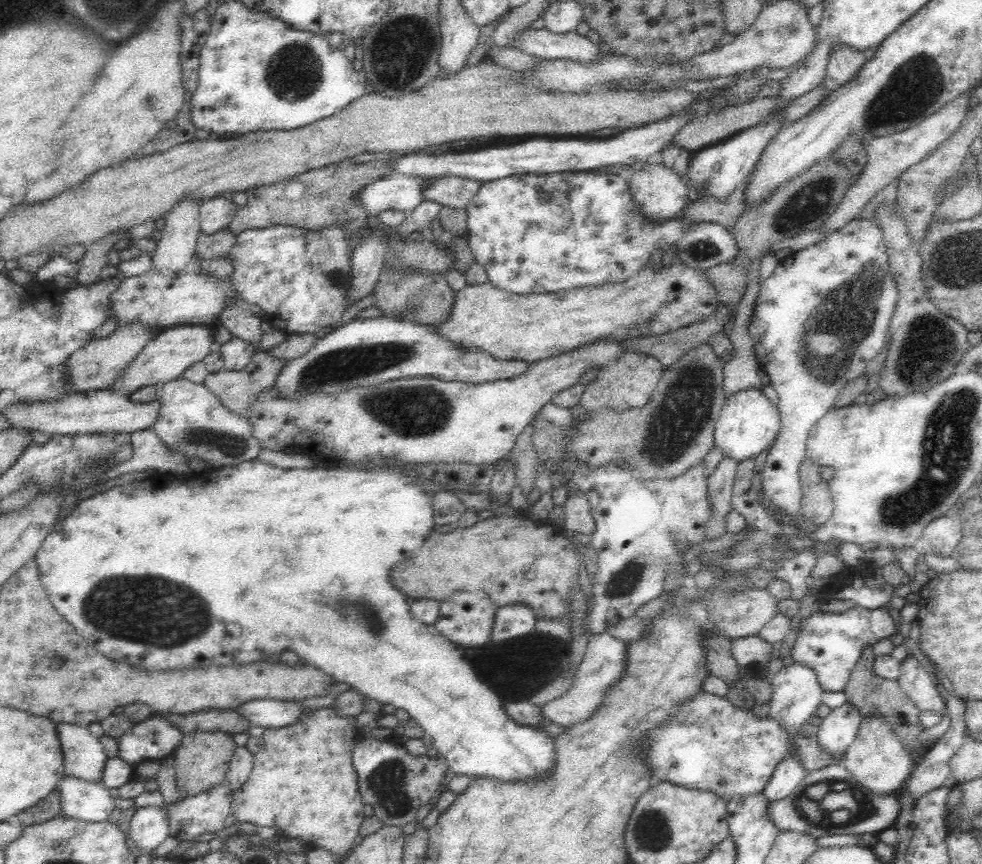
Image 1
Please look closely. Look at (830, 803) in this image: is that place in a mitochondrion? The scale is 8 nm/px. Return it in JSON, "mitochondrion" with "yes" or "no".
{"mitochondrion":"yes"}

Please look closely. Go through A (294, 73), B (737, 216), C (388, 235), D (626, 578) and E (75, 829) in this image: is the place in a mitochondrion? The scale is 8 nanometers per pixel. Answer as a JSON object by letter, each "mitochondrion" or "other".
{"A":"mitochondrion","B":"other","C":"other","D":"mitochondrion","E":"other"}

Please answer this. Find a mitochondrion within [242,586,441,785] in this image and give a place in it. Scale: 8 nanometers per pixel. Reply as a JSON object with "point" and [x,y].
{"point":[372,620]}

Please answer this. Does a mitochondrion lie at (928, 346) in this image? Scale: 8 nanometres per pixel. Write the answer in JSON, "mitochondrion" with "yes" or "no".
{"mitochondrion":"yes"}

